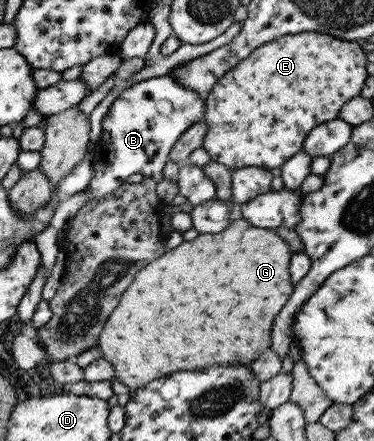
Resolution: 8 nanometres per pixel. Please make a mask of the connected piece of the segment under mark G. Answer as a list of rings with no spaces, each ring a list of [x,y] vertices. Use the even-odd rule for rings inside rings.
[[[236,217],[228,223],[228,227],[222,230],[220,234],[200,234],[198,238],[194,238],[192,242],[184,242],[180,244],[178,248],[162,254],[160,258],[156,258],[144,266],[134,282],[128,286],[128,290],[122,294],[122,300],[120,304],[116,306],[116,310],[110,314],[110,318],[106,320],[108,324],[103,327],[102,333],[99,337],[98,346],[102,349],[103,358],[112,364],[116,368],[118,374],[114,374],[114,379],[118,382],[122,382],[130,388],[133,392],[138,390],[149,382],[152,382],[154,378],[160,378],[160,376],[166,376],[174,370],[198,370],[198,368],[204,368],[204,366],[210,366],[210,364],[216,364],[216,366],[235,366],[241,364],[242,366],[251,365],[251,363],[260,356],[262,351],[268,349],[272,343],[272,330],[275,324],[278,312],[284,309],[284,306],[288,303],[292,292],[294,292],[295,284],[291,282],[291,274],[289,273],[289,264],[292,258],[292,251],[290,251],[290,245],[284,241],[278,233],[273,229],[261,229],[256,226],[252,226],[244,217]]]

